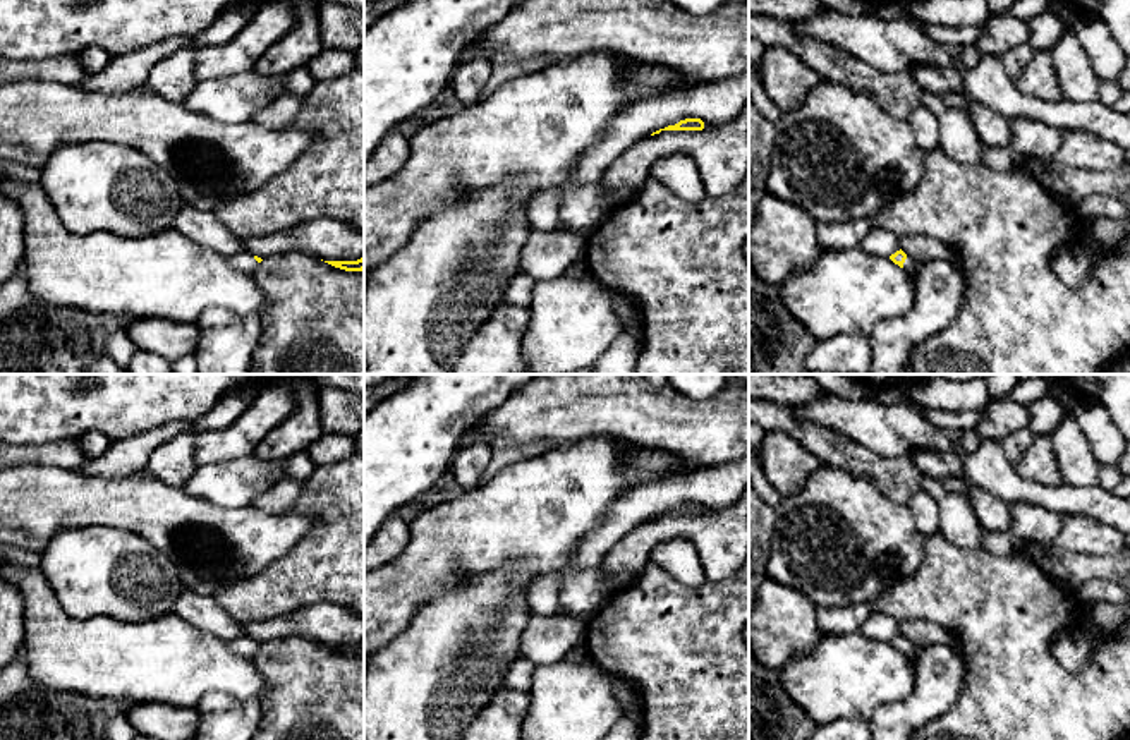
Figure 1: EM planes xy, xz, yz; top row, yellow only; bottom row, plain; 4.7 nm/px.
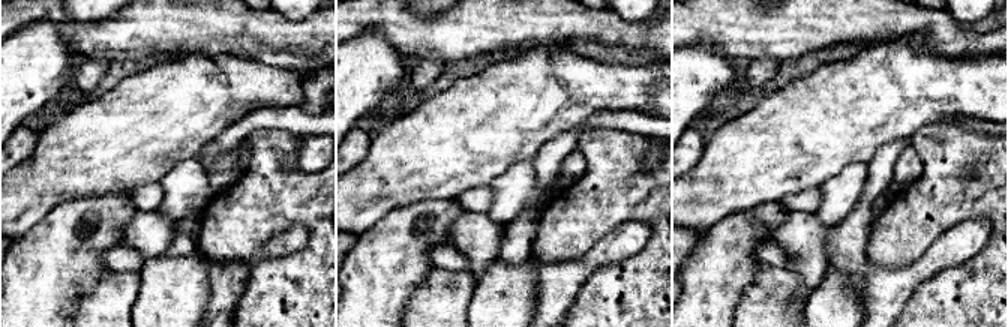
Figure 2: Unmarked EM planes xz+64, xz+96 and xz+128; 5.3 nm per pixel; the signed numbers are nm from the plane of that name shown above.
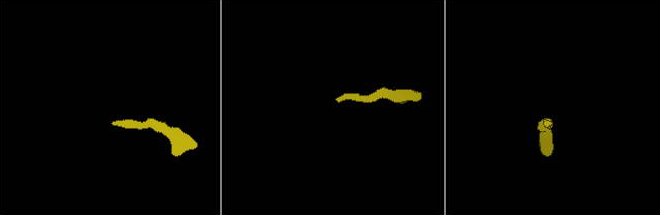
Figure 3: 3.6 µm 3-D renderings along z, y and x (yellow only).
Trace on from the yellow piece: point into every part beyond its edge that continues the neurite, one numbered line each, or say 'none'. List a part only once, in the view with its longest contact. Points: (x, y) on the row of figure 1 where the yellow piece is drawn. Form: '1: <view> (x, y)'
1: yz (911, 265)

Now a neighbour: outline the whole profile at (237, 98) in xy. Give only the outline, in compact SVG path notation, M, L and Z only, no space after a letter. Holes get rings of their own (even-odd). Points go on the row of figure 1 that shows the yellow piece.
M244 72L197 82L184 105L225 124L254 120L256 113L285 93L285 76Z

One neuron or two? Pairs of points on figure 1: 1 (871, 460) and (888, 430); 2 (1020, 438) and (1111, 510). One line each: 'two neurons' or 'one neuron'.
1: two neurons
2: two neurons

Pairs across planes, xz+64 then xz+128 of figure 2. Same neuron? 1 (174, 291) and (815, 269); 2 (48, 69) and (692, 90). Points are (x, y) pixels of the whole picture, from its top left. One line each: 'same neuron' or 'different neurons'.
1: different neurons
2: same neuron

